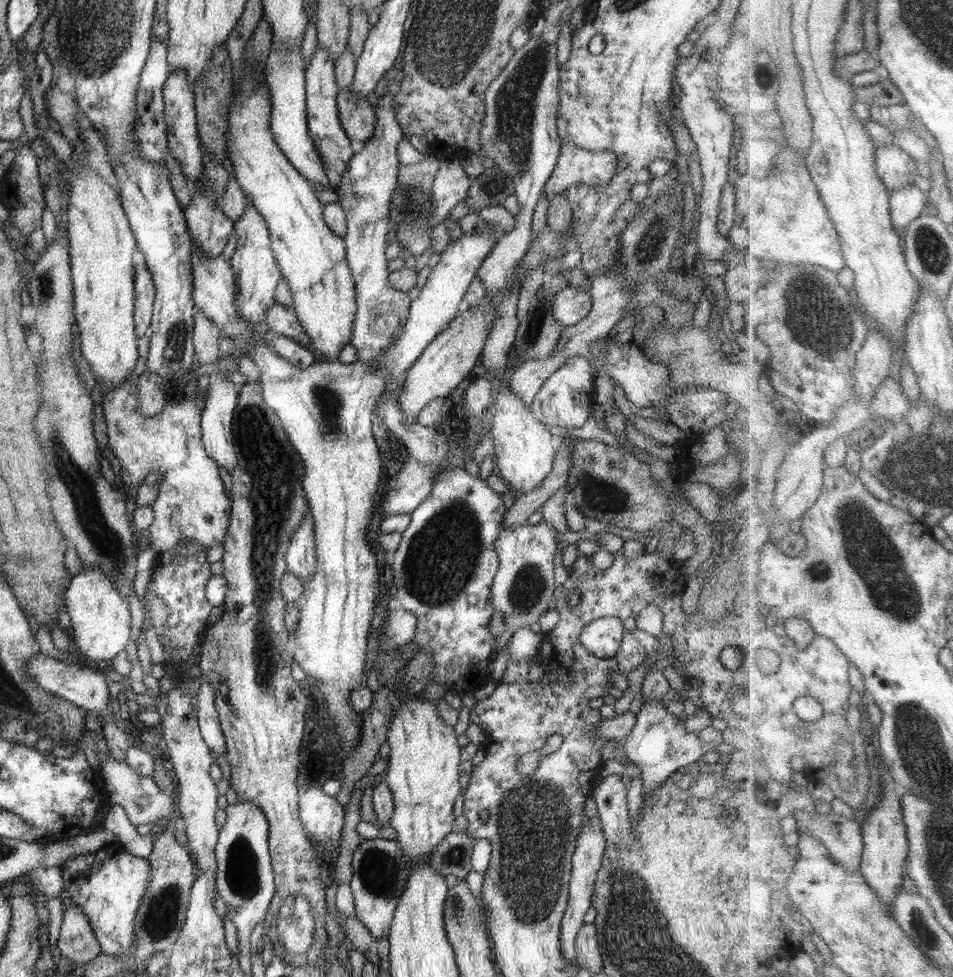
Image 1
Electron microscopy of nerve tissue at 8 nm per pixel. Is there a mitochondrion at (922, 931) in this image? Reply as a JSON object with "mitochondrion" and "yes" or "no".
{"mitochondrion":"yes"}

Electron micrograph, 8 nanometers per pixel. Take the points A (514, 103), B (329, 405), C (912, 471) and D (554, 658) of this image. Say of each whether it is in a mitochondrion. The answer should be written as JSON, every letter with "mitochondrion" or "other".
{"A":"mitochondrion","B":"mitochondrion","C":"mitochondrion","D":"other"}

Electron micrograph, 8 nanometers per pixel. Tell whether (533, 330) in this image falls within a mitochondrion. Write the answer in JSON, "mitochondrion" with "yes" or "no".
{"mitochondrion":"yes"}

